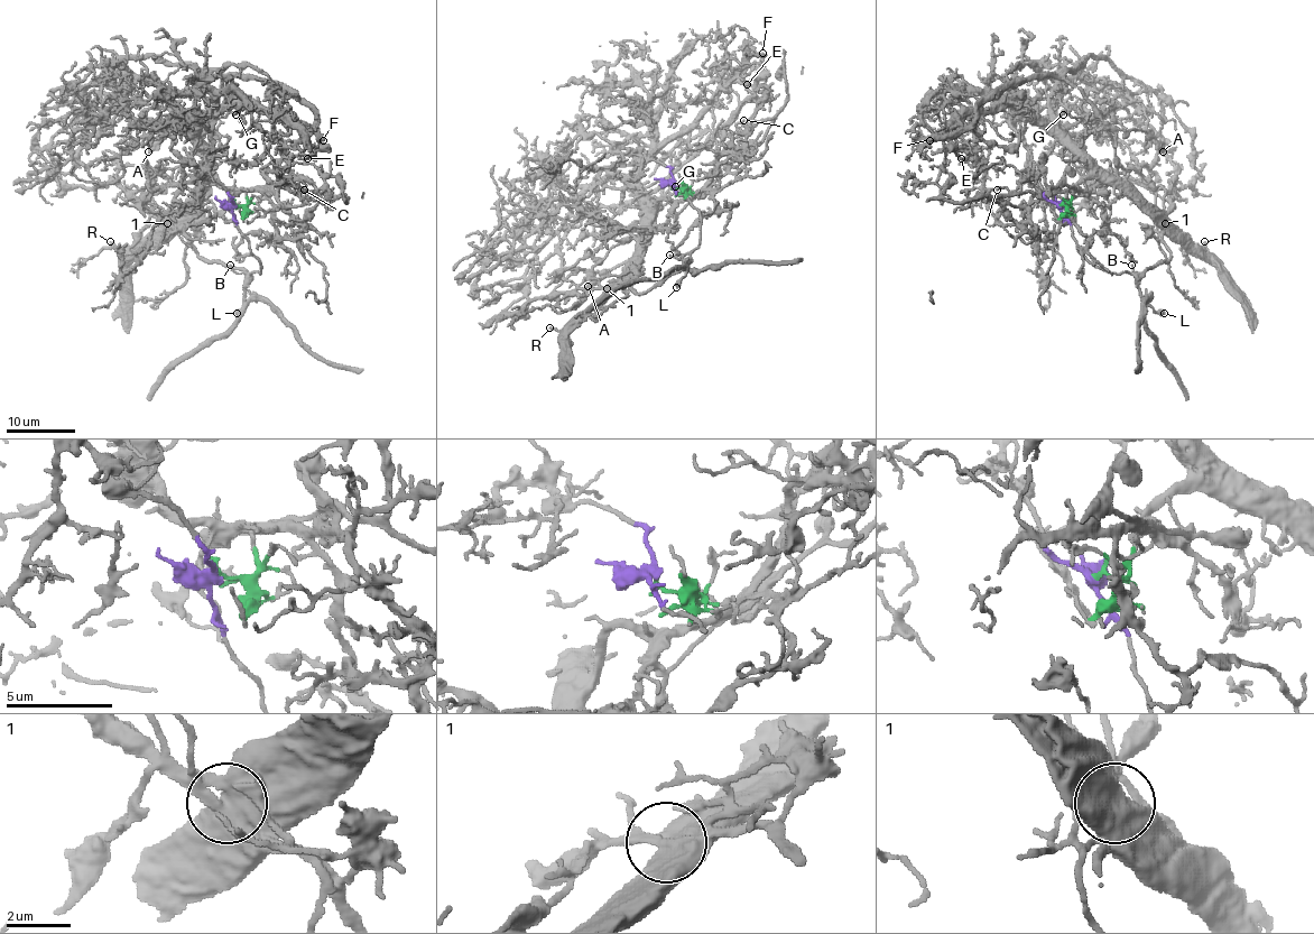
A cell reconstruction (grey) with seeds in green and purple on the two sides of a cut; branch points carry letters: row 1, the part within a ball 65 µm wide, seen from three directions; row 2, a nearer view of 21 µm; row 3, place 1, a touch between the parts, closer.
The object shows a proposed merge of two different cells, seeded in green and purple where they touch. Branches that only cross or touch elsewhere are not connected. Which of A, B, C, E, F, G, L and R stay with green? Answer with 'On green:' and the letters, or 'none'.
On green: A, C, E, F, G, R

